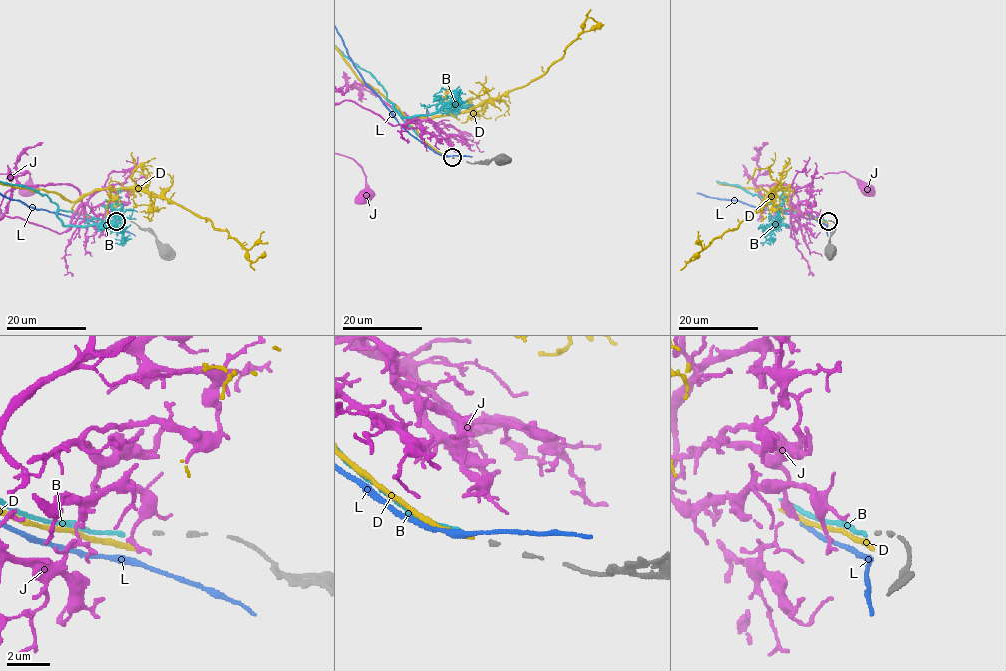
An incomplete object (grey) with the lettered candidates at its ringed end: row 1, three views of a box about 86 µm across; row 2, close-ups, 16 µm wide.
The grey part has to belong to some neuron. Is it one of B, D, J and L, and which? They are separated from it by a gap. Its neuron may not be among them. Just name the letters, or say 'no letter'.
B

